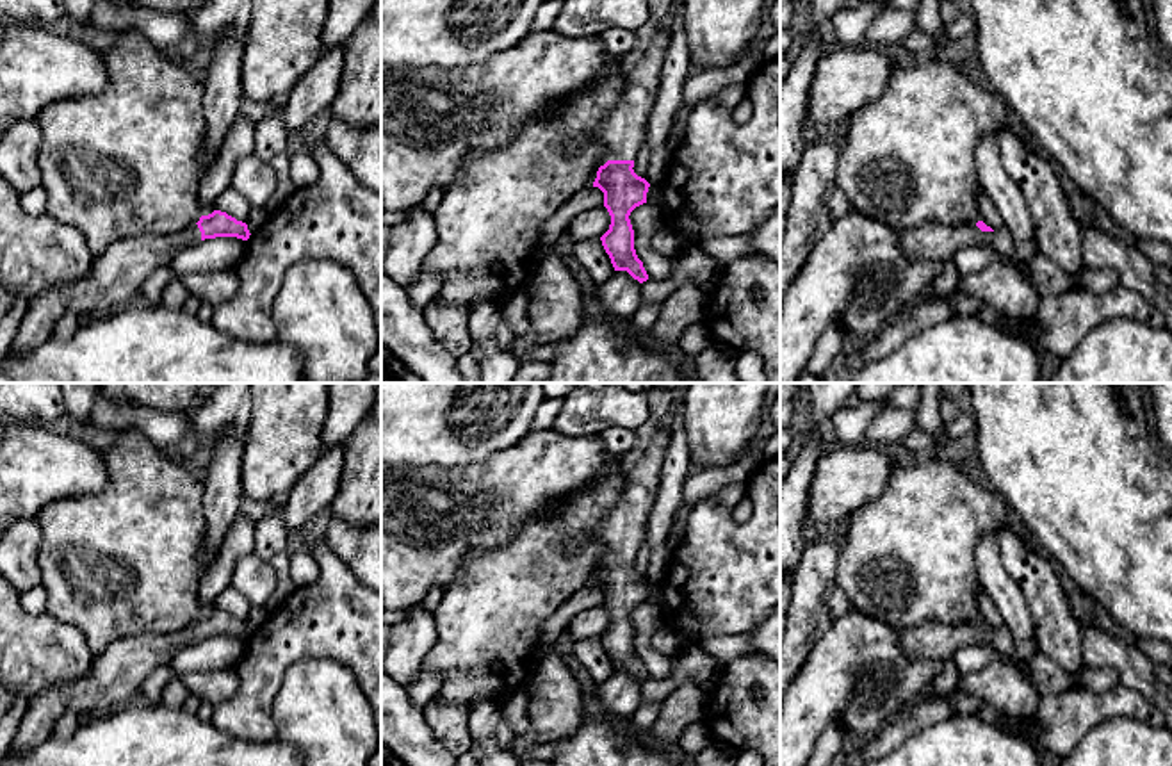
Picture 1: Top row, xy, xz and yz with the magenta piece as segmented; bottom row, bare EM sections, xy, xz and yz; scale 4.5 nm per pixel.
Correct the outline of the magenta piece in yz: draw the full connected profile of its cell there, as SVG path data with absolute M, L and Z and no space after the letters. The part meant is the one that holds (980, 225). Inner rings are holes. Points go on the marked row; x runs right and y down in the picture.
M983 221L958 226L926 223L898 232L898 242L907 257L944 265L951 262L955 251L962 246L990 244L992 232Z

